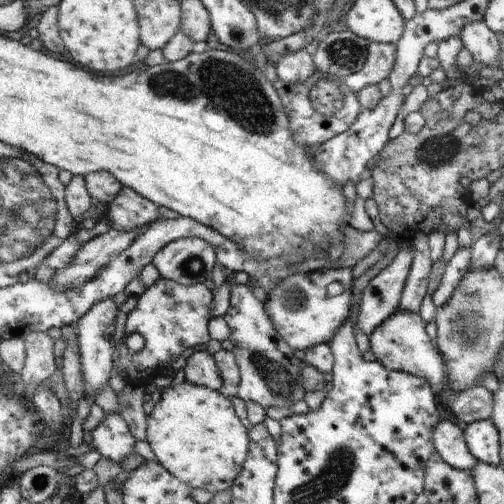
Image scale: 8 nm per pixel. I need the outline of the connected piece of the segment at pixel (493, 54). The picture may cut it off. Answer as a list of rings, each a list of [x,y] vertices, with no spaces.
[[[483,20],[463,26],[458,37],[477,64],[487,68],[495,68],[499,64],[499,42]]]

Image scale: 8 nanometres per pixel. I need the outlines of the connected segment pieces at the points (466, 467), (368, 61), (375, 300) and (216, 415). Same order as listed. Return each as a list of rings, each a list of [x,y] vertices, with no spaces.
[[[437,420],[431,442],[441,460],[451,468],[469,473],[475,466],[475,458],[467,450],[462,430],[450,420]]]
[[[370,42],[367,45],[363,66],[357,72],[343,78],[344,90],[351,90],[355,94],[365,86],[378,84],[389,76],[393,66],[395,66],[395,44]]]
[[[397,247],[397,250],[399,253],[391,263],[371,278],[359,294],[355,326],[365,336],[369,336],[385,317],[398,310],[399,297],[411,268],[411,253],[405,251],[412,251],[413,248]]]
[[[185,381],[165,389],[148,417],[147,441],[171,474],[211,494],[233,486],[249,454],[250,439],[222,393]]]

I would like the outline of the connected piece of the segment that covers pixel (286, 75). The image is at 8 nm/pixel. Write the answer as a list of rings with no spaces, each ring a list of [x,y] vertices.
[[[297,50],[291,54],[283,54],[274,64],[276,78],[283,84],[305,82],[313,74],[311,53],[308,50]]]

